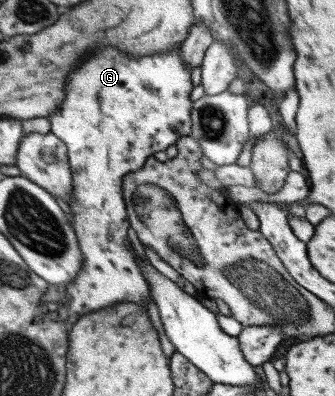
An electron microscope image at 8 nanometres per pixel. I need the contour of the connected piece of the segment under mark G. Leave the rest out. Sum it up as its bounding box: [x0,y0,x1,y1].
[48,45,194,318]

